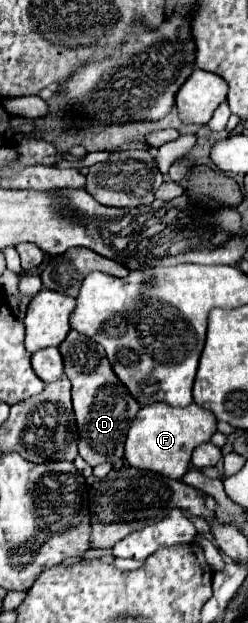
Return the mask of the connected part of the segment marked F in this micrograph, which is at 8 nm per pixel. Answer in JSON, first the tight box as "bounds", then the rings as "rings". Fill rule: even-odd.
{"bounds":[125,402,217,480],"rings":[[[161,402],[147,404],[139,410],[135,420],[131,422],[125,440],[125,460],[135,468],[153,470],[167,478],[181,480],[189,468],[193,448],[207,442],[211,434],[217,430],[215,426],[217,418],[197,404],[189,404],[187,408],[173,408]]]}

